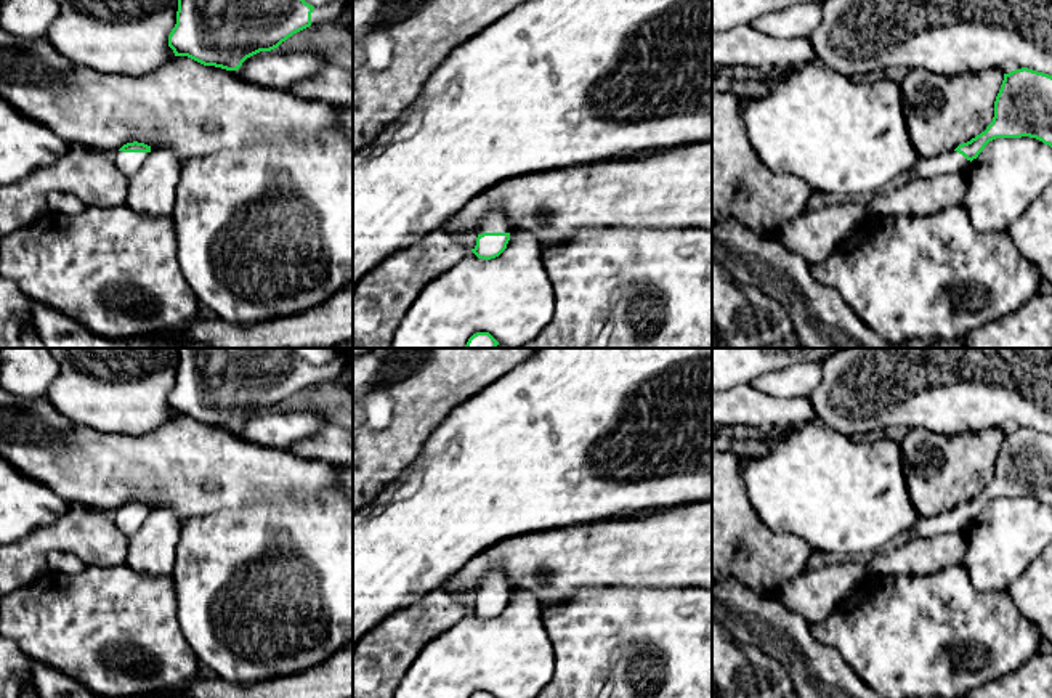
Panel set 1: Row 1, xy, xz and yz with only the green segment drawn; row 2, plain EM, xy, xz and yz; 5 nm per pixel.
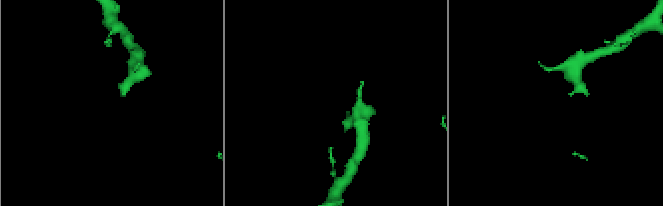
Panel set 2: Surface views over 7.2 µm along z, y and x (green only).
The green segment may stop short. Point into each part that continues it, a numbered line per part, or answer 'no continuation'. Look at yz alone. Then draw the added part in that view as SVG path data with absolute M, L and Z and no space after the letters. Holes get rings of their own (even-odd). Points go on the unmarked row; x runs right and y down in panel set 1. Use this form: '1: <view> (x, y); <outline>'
1: yz (948, 522); M948 510L935 517L919 518L911 531L916 538L932 538L943 533L965 531L972 521L957 510Z

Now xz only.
1: xz (494, 581); M494 566L481 581L478 590L473 594L470 607L475 608L476 597L483 592L510 592L510 586L499 566Z

